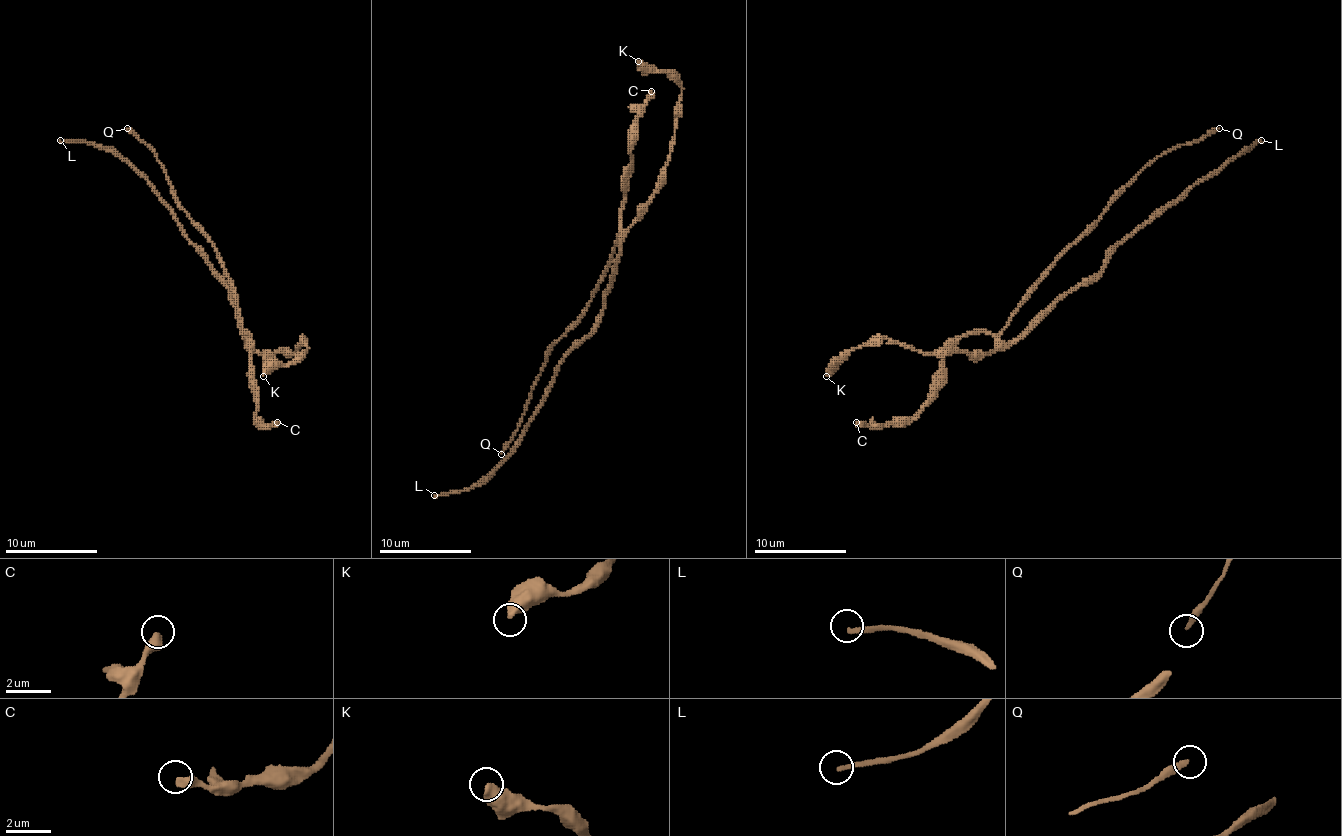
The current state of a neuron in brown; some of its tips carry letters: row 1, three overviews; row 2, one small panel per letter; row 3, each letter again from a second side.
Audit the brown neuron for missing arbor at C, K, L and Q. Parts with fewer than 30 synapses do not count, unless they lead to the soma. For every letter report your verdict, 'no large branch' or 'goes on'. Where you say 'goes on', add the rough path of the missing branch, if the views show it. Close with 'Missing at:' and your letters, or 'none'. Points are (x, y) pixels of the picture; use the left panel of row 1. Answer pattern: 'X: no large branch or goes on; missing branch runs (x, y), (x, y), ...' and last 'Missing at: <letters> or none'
C: no large branch
K: no large branch
L: goes on
Q: no large branch
Missing at: L

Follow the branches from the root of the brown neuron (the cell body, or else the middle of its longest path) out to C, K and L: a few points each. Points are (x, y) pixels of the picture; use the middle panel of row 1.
C: (614, 262), (621, 246), (624, 176), (631, 162), (633, 128), (638, 109), (651, 91)
K: (614, 262), (624, 234), (658, 183), (681, 100), (681, 88), (665, 72), (647, 70), (638, 61)
L: (614, 262), (614, 280), (605, 294), (601, 322), (564, 359), (547, 396), (520, 442), (469, 488), (434, 495)

